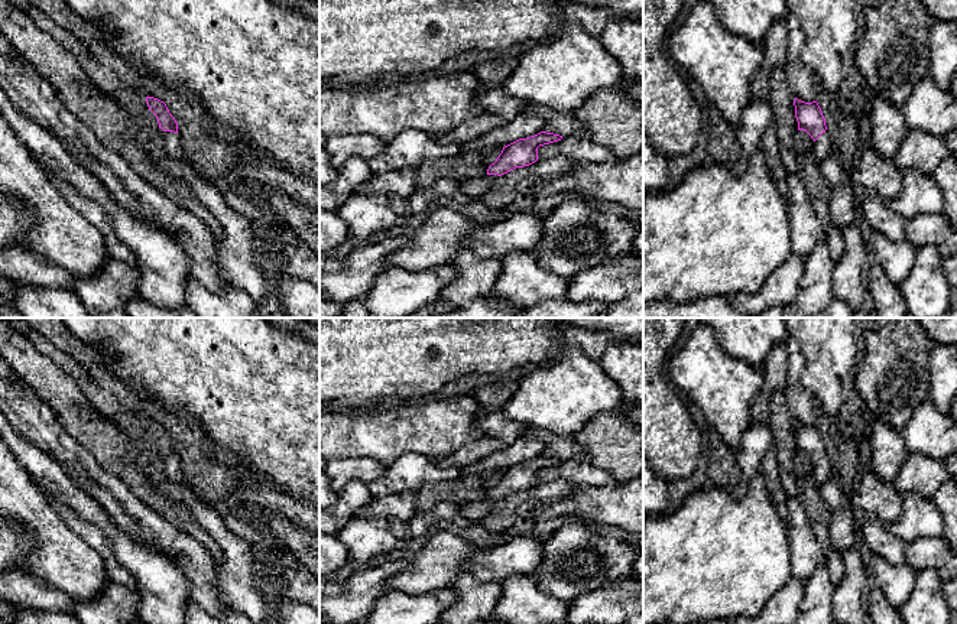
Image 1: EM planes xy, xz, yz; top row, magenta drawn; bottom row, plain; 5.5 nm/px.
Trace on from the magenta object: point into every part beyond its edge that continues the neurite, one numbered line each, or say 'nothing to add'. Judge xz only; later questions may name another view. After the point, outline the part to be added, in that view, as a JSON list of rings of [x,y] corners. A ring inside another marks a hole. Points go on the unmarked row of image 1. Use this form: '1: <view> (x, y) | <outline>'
1: xz (474, 510) | [[[486,497],[478,501],[470,501],[470,503],[461,504],[458,506],[458,510],[468,520],[478,523],[481,519],[484,519],[490,513],[490,510],[497,501],[499,501],[497,498]]]

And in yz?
1: yz (823, 471) | [[[827,455],[823,456],[812,468],[812,480],[817,487],[821,487],[825,481],[831,480],[833,474],[833,464]]]

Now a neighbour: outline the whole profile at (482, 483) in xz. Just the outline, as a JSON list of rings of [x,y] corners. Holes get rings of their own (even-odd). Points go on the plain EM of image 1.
[[[497,472],[463,475],[458,480],[426,482],[416,493],[415,507],[425,513],[437,504],[461,506],[487,497],[487,493],[499,481]]]

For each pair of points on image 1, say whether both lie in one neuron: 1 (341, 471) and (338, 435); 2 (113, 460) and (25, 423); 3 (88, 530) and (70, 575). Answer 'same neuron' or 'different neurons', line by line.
1: different neurons
2: different neurons
3: different neurons

